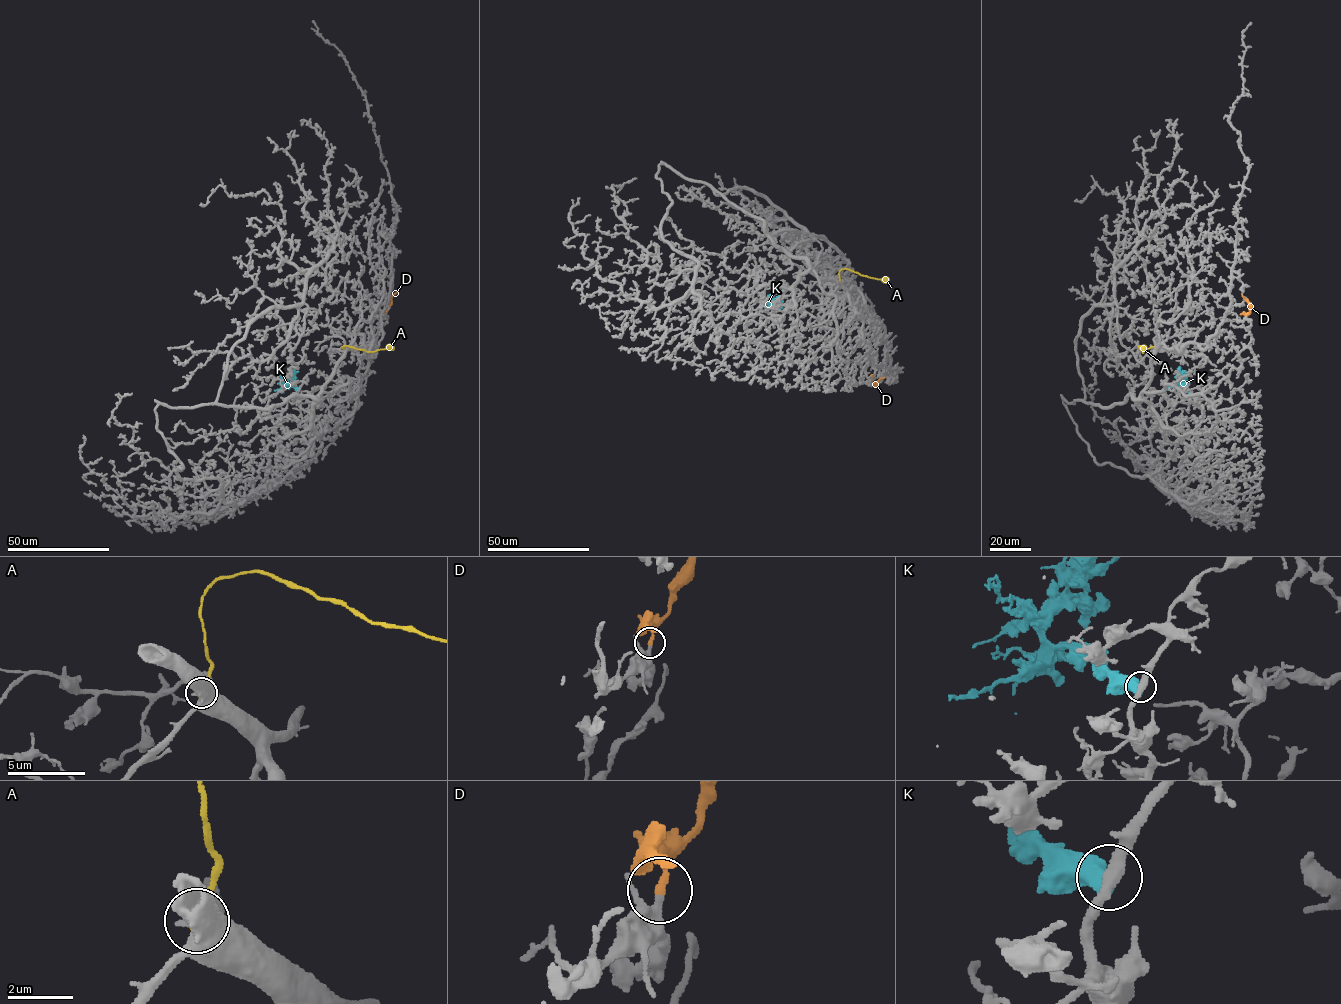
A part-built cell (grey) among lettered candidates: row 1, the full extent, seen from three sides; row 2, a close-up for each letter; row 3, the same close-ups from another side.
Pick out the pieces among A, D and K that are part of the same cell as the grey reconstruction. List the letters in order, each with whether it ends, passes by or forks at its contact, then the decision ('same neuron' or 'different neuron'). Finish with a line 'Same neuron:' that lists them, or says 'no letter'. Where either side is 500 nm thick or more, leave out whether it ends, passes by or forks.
A: different neuron
D: it ends; same neuron
K: different neuron
Same neuron: D

